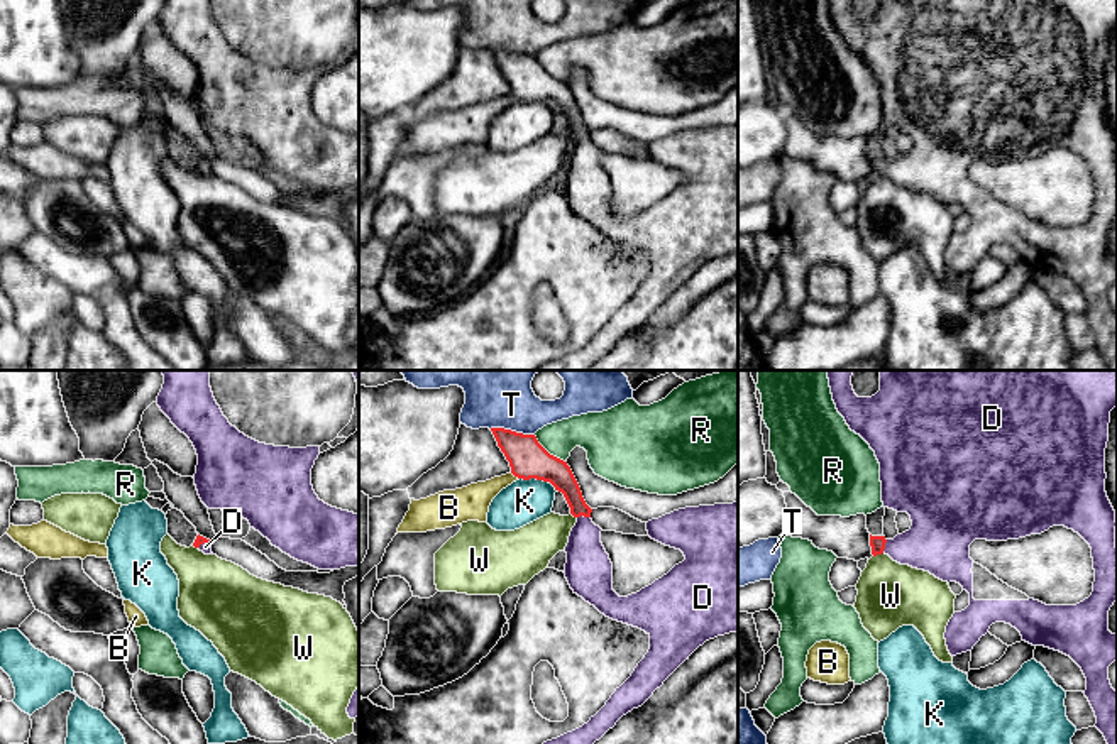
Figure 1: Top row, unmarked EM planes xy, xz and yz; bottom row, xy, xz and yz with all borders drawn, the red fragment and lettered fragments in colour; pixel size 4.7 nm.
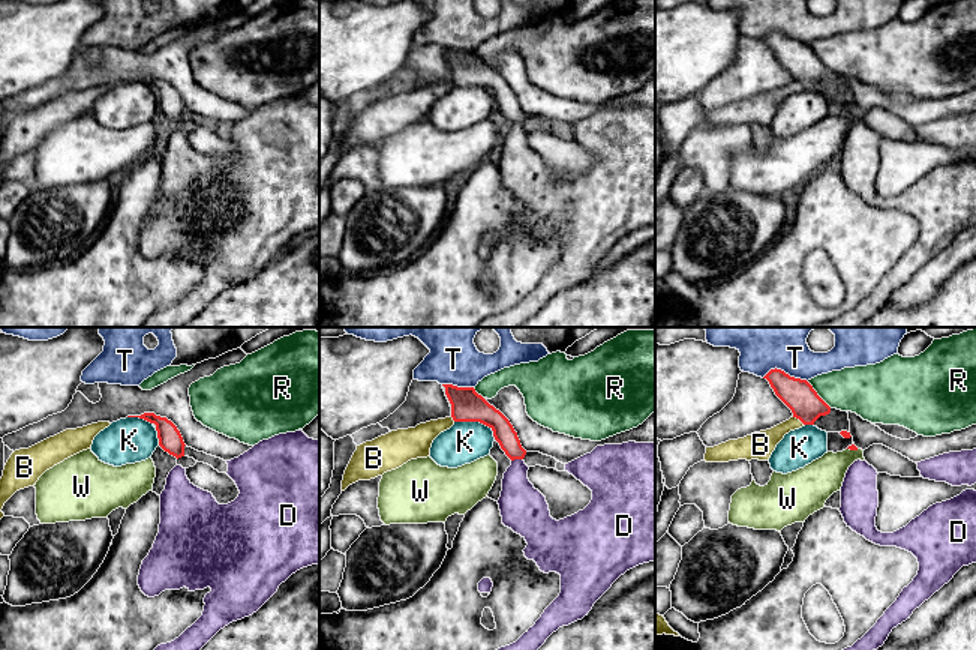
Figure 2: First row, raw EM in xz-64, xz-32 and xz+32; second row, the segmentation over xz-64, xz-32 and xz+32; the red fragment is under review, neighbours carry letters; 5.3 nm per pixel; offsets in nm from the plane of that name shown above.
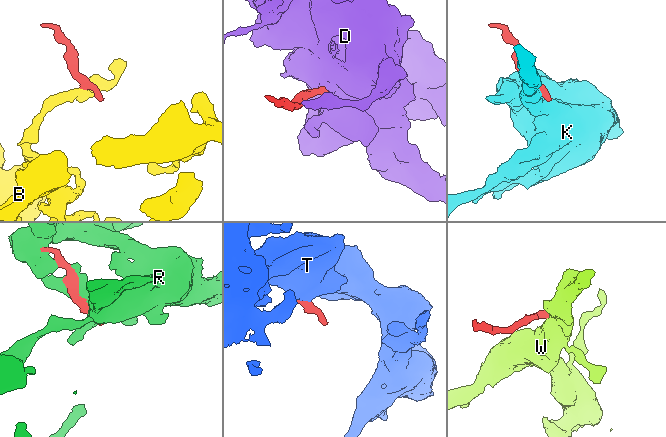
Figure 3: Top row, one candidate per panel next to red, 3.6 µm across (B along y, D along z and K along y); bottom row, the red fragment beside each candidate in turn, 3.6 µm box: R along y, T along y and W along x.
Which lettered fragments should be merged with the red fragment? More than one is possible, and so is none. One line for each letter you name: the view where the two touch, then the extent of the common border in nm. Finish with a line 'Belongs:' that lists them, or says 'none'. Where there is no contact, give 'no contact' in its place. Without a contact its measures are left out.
D: meets red in xz; contact 60 nm long
Belongs: D

